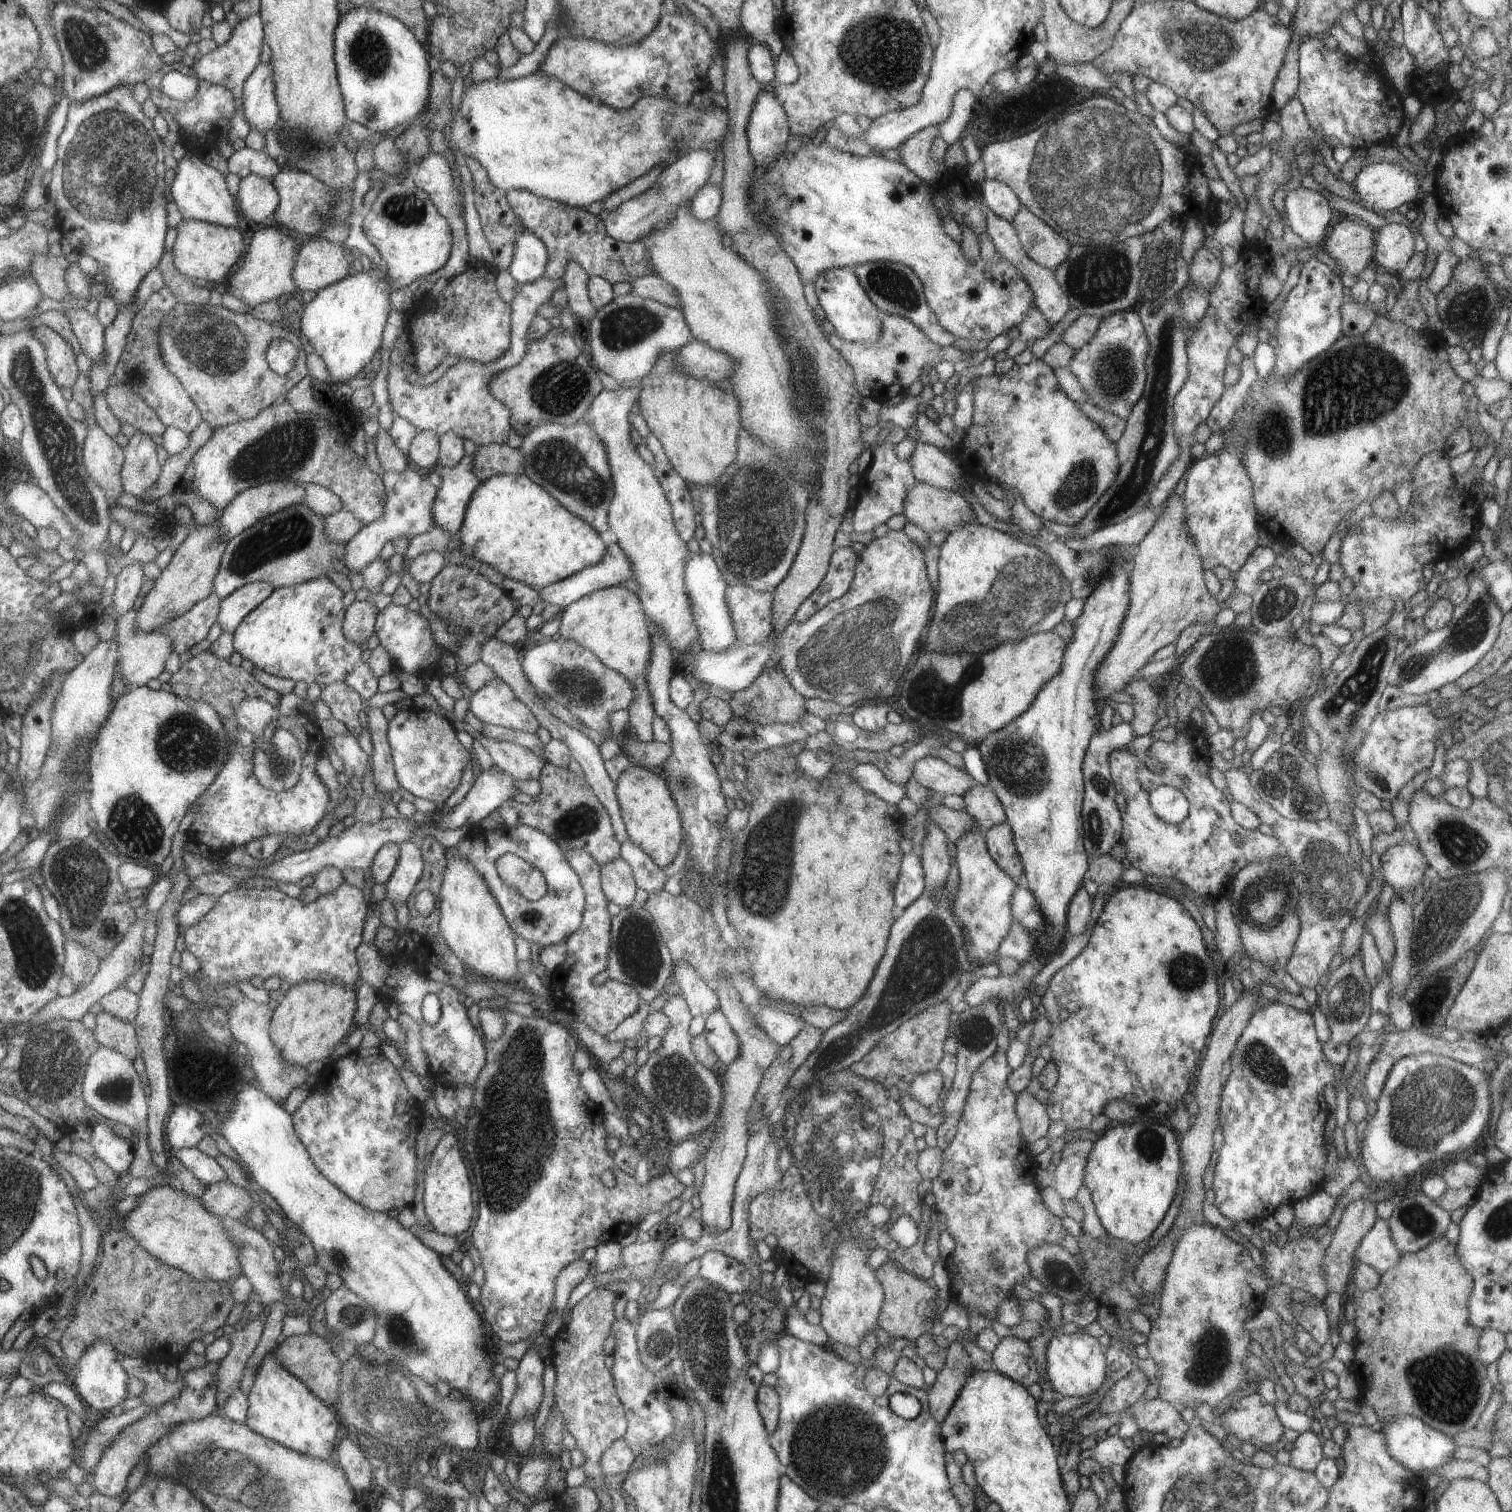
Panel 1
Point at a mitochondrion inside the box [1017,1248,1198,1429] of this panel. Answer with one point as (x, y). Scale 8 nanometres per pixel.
(1054, 1271)

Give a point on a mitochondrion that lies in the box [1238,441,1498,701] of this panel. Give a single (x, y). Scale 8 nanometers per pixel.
(1470, 627)

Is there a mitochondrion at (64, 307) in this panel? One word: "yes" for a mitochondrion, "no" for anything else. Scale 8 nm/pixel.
no

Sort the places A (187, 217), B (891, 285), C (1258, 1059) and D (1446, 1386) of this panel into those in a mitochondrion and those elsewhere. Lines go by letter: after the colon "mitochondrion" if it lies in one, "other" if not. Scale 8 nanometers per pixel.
A: other
B: mitochondrion
C: mitochondrion
D: mitochondrion

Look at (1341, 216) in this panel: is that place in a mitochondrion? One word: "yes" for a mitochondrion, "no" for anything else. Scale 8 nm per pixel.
no

